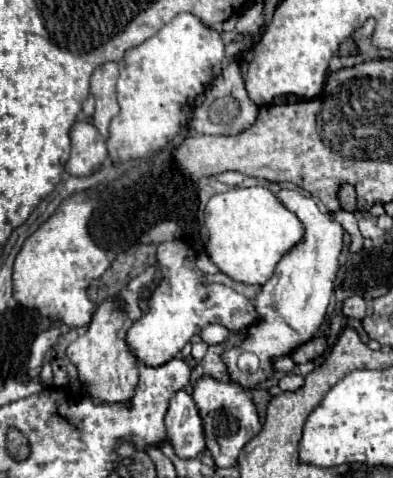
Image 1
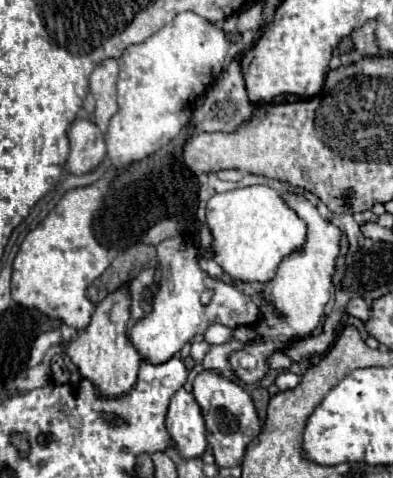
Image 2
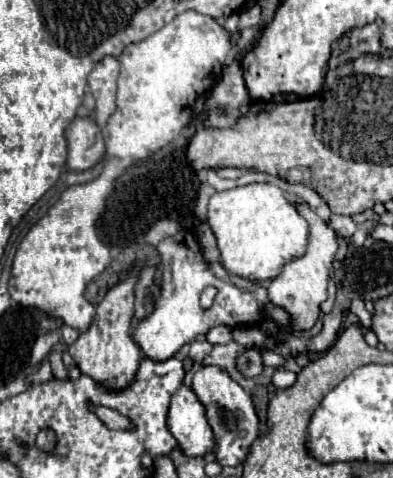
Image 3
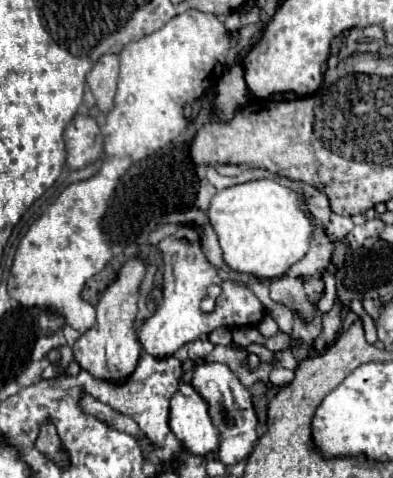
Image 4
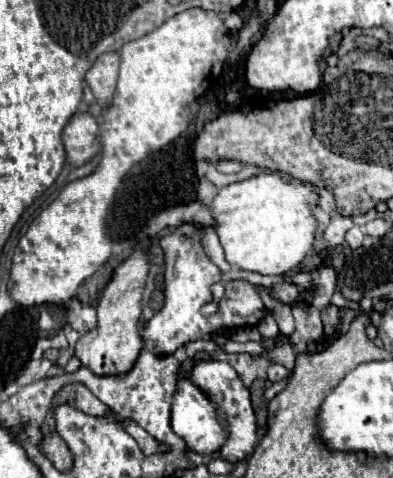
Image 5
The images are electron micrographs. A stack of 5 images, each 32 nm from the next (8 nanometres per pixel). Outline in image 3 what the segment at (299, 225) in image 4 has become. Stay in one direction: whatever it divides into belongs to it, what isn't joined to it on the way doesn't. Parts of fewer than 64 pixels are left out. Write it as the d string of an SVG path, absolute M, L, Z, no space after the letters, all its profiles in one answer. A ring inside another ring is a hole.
M260 182L218 192L210 198L206 218L222 252L220 262L230 274L256 282L272 280L284 264L306 252L310 226L296 210L296 200L276 184Z

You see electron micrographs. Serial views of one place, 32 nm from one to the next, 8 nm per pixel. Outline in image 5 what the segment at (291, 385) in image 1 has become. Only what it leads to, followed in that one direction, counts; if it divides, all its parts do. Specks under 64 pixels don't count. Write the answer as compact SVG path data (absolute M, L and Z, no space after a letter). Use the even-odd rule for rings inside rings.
M272 362L272 364L268 366L268 380L272 380L272 382L280 382L280 380L286 378L286 376L290 376L290 370L286 370L282 364Z

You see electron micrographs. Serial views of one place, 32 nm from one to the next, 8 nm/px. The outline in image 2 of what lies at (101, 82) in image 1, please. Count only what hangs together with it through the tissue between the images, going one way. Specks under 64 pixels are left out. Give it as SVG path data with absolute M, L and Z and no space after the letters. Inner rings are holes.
M108 58L104 62L100 62L94 72L90 74L90 92L94 94L96 98L96 112L94 112L94 122L98 128L104 128L108 126L108 120L116 114L116 80L118 80L118 62L114 58Z

